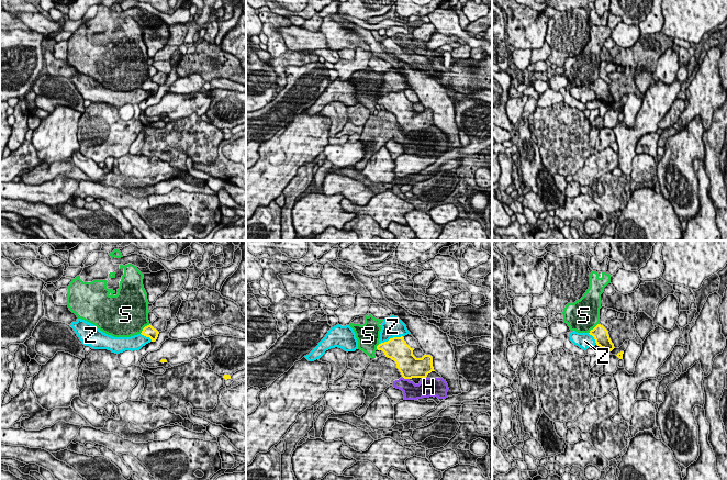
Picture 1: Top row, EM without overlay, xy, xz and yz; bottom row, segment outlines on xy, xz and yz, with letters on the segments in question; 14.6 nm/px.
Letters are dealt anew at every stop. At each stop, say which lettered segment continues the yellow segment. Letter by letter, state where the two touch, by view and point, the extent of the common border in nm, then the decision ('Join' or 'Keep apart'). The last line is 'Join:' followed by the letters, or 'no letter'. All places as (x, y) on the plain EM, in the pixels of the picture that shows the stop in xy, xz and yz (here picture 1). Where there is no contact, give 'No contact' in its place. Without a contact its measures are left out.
H: Touches yellow at xz (406, 132). Shared border 100 nm. Keep apart
S: Touches yellow at xy (144, 81). Shared border 200 nm. Keep apart
Z: Touches yellow at xz (390, 92). Shared border 380 nm. Keep apart
Join: no letter

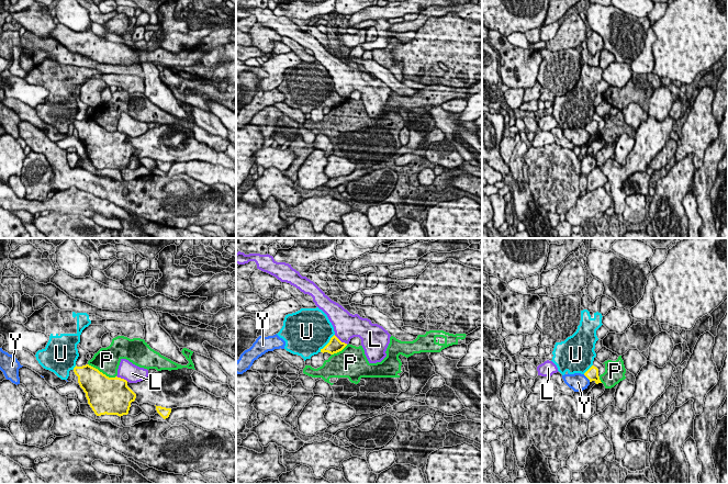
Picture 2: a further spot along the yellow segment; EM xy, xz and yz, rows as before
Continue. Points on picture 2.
L: Touches yellow at xz (339, 94). Shared border 240 nm. Keep apart
P: Touches yellow at xy (101, 126). Shared border 460 nm. Keep apart
U: Touches yellow at xz (328, 97). Shared border 340 nm. Keep apart
Y: Touches yellow at yz (586, 131). Shared border 150 nm. Keep apart
Join: no letter

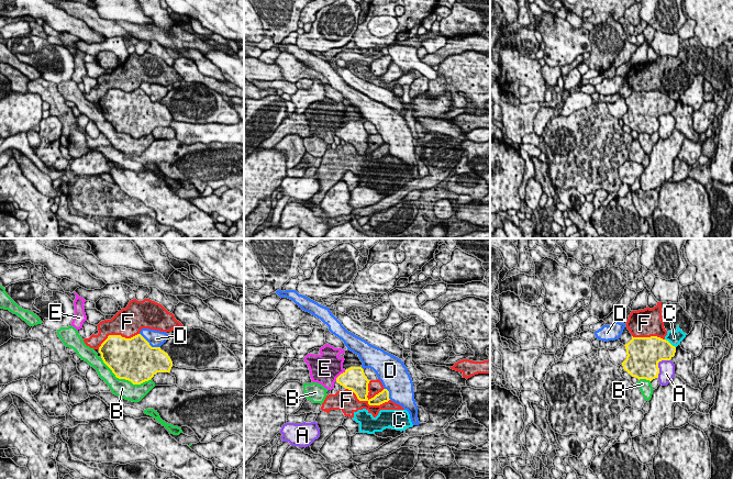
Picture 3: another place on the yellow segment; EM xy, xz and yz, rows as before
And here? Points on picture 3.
A: Touches yellow at yz (657, 119). Shared border 320 nm. Keep apart
B: Touches yellow at xy (124, 132). Shared border 800 nm. Keep apart
C: Touches yellow at yz (669, 97). Shared border 200 nm. Keep apart
D: Touches yellow at xy (148, 98). Shared border 380 nm. Keep apart
E: Touches yellow at xz (340, 129). Shared border 220 nm. Keep apart
F: Touches yellow at xz (368, 156). Shared border 700 nm. Keep apart
Join: no letter

